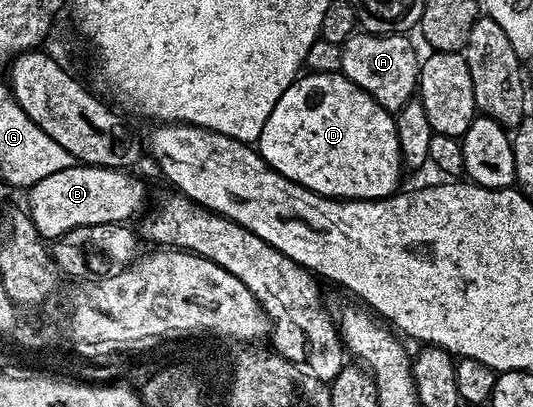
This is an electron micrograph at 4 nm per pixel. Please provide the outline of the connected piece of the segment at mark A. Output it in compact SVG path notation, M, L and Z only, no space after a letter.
M355 32L345 43L340 46L342 52L341 73L346 75L352 84L356 84L374 98L378 106L382 106L389 112L396 112L404 108L404 104L415 97L418 89L418 67L420 65L420 54L414 51L414 46L409 42L406 34L367 34Z

